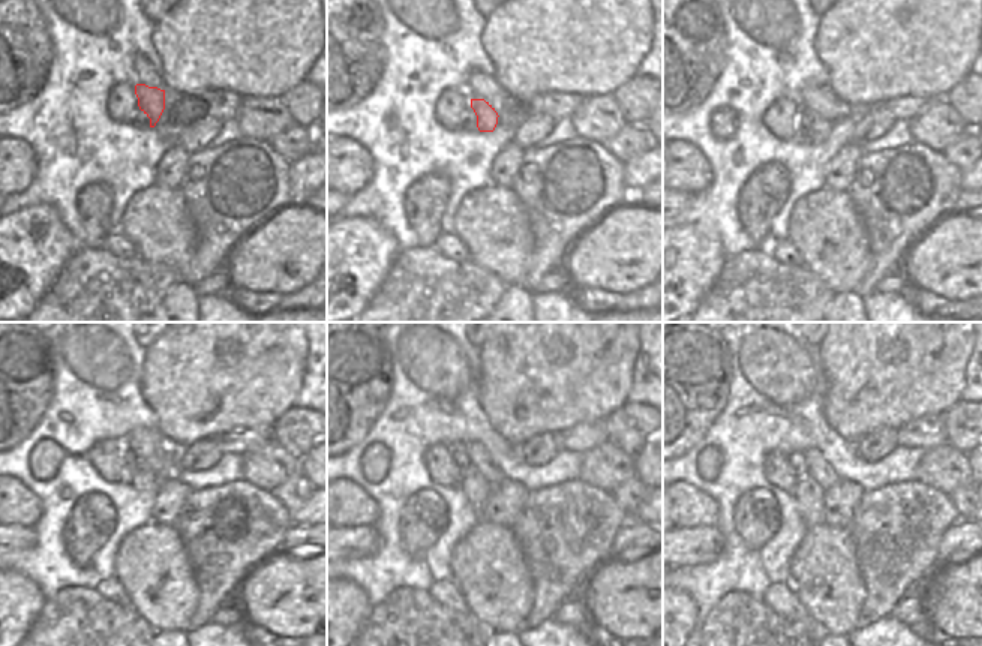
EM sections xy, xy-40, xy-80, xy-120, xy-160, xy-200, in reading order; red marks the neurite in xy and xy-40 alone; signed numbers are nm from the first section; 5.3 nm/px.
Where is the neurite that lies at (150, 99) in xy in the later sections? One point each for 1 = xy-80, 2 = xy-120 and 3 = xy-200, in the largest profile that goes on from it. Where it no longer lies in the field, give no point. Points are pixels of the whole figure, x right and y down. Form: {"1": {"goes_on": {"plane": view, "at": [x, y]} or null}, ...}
{"1": {"goes_on": {"plane": "xy-80", "at": [819, 128]}}, "2": {"goes_on": {"plane": "xy-120", "at": [144, 480]}}, "3": {"goes_on": {"plane": "xy-200", "at": [810, 496]}}}

